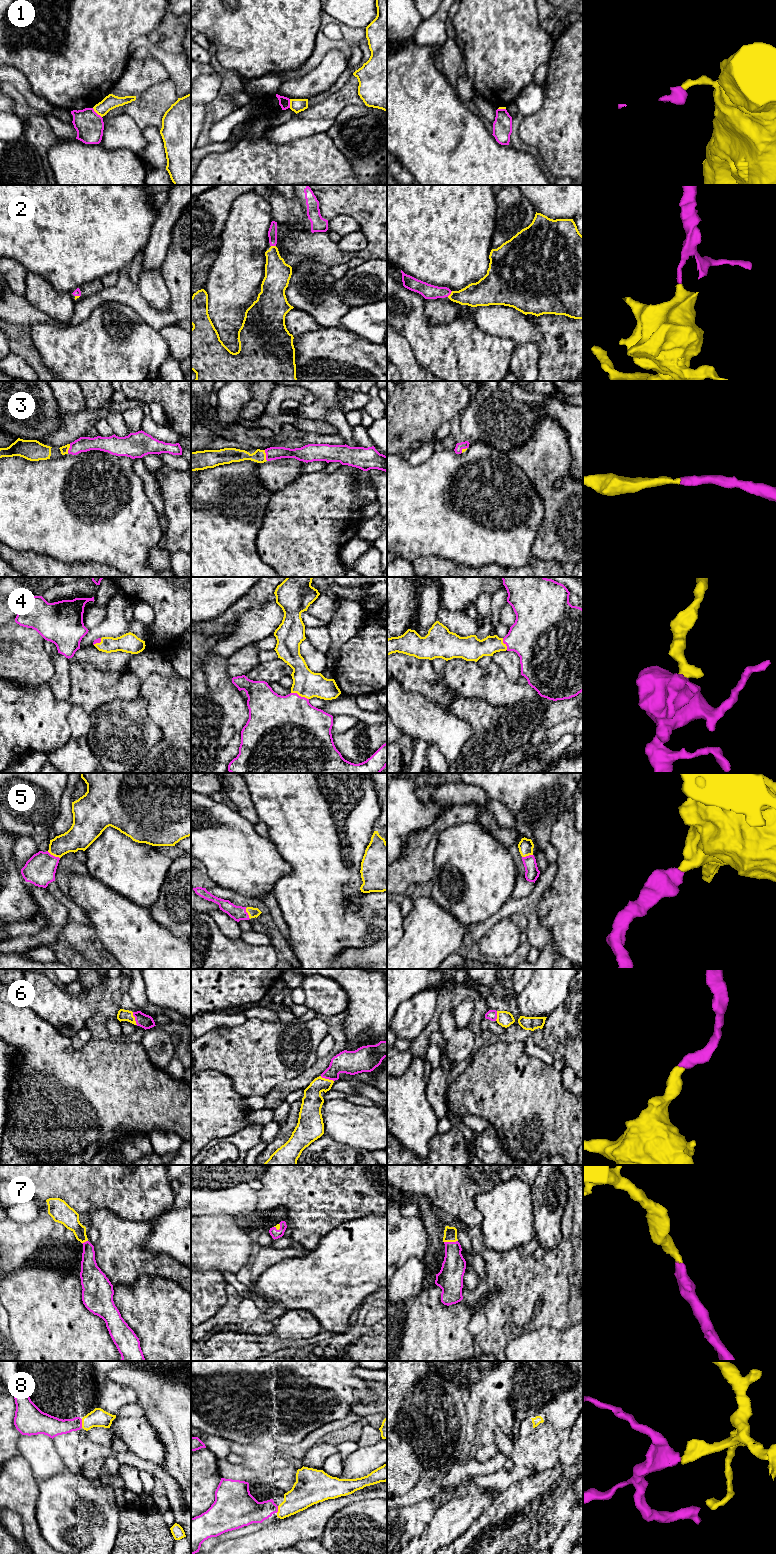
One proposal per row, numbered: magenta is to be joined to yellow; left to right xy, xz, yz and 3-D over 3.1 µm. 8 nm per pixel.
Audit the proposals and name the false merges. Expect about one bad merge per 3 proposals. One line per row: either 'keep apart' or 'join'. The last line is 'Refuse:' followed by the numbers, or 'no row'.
1: keep apart
2: join
3: join
4: join
5: join
6: join
7: join
8: join
Refuse: 1

